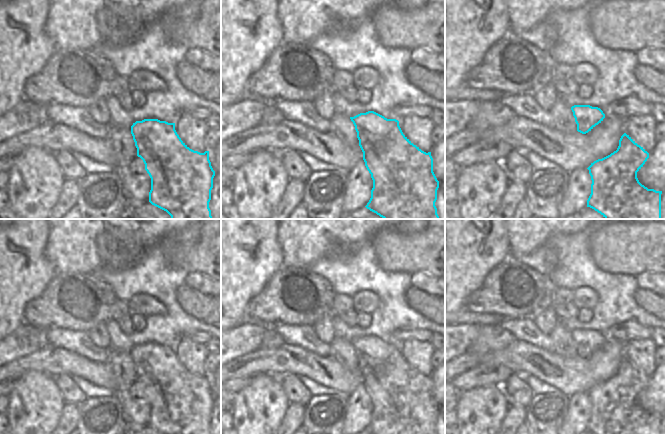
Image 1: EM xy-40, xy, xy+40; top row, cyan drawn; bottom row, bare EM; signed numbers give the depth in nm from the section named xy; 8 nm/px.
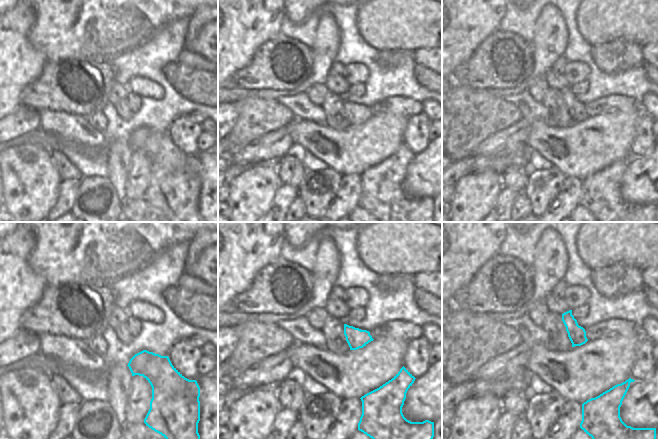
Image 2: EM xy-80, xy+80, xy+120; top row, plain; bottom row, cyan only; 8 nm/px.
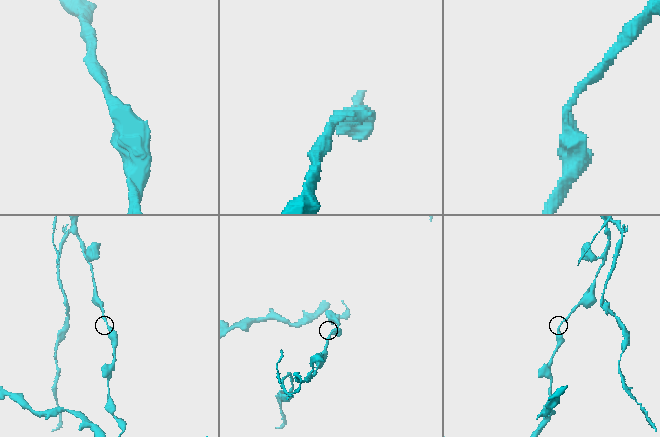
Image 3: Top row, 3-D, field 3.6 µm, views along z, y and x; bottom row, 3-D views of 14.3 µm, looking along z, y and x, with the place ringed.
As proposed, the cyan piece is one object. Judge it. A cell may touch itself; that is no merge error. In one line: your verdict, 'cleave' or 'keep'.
keep

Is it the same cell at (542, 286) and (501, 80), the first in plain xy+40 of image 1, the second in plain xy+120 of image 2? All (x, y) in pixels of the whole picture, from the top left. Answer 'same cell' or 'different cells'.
same cell

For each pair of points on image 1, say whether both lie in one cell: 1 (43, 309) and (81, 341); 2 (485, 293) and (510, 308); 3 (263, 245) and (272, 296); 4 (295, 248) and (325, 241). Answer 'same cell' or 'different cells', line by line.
1: different cells
2: same cell
3: different cells
4: same cell

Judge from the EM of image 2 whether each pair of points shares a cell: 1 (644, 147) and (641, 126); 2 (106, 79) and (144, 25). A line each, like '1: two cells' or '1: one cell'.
1: one cell
2: two cells

